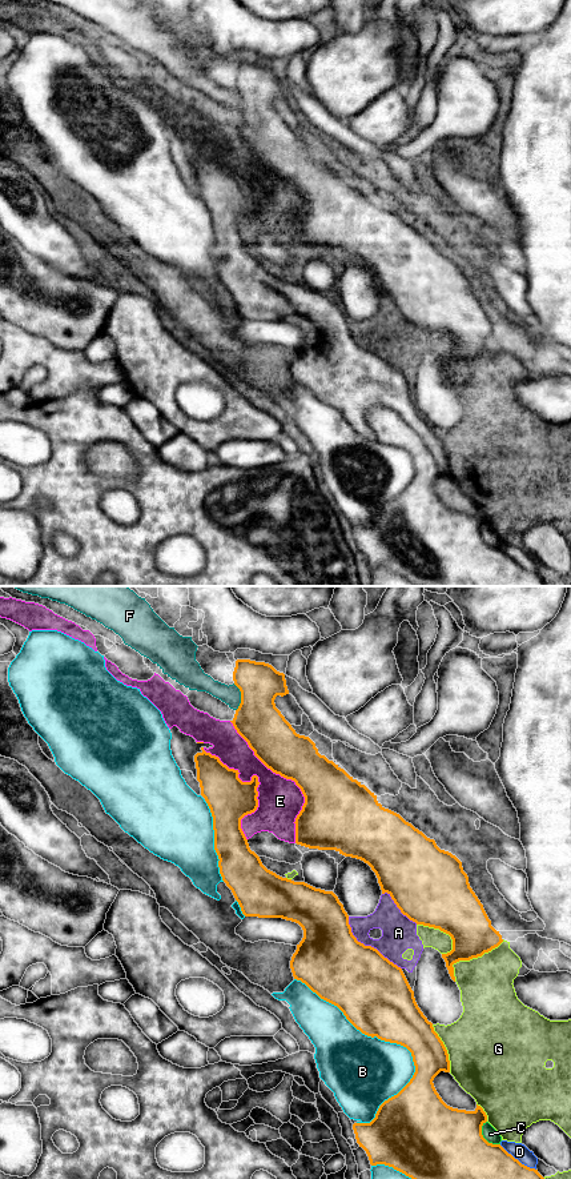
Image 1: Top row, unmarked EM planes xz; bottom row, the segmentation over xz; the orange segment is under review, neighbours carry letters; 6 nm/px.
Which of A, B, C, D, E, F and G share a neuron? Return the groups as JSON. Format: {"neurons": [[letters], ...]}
{"neurons": [["A", "E", "G"], ["B"], ["C"], ["D"], ["F"]]}

